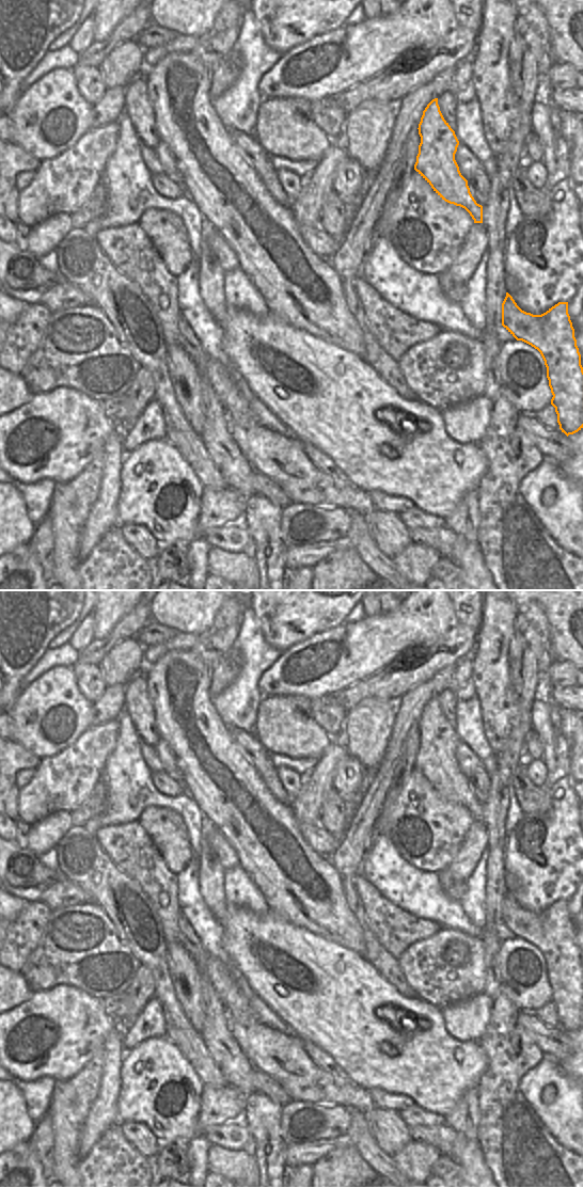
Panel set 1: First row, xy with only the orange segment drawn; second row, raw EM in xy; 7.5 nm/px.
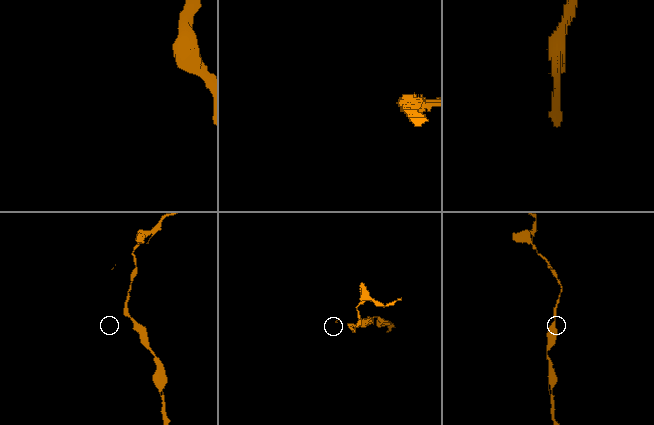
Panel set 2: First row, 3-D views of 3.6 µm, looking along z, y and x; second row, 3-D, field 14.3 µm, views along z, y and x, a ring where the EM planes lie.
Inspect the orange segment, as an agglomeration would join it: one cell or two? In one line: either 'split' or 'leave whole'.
leave whole

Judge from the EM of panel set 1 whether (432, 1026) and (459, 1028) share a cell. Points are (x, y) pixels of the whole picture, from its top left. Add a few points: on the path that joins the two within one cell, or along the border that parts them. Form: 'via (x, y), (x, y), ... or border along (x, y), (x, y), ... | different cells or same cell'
border along (441, 1009), (444, 1028), (454, 1038), (465, 1042) | different cells

